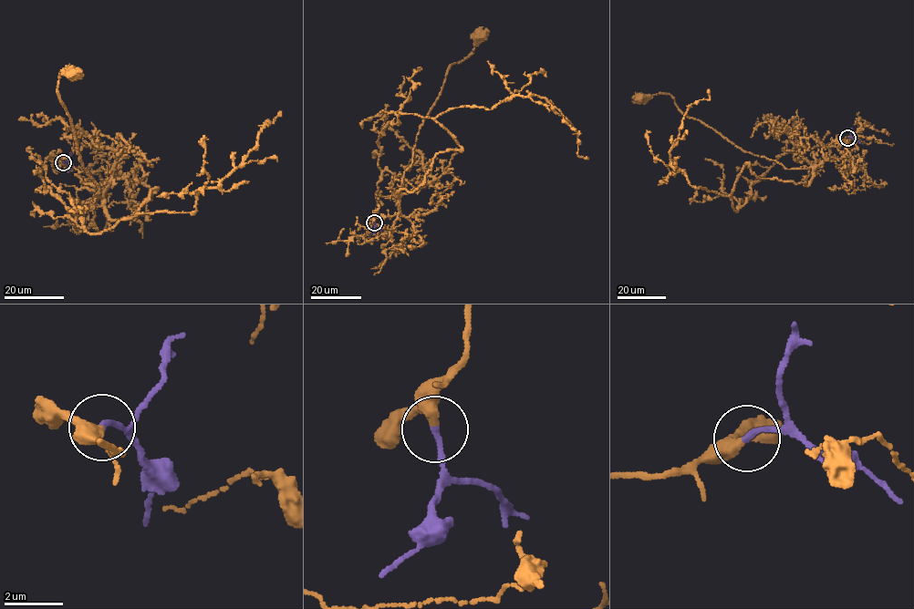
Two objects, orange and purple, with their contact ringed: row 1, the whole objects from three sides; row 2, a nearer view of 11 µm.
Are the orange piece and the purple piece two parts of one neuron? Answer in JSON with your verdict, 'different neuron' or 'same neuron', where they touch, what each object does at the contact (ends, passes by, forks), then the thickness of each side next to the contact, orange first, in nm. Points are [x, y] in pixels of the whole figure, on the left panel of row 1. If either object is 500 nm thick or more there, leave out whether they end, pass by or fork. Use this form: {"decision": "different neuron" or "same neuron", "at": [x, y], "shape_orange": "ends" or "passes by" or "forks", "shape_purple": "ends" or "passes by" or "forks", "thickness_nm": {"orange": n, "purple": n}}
{"decision": "same neuron", "at": [63, 162], "shape_orange": "passes by", "shape_purple": "ends", "thickness_nm": {"orange": 340, "purple": 200}}

